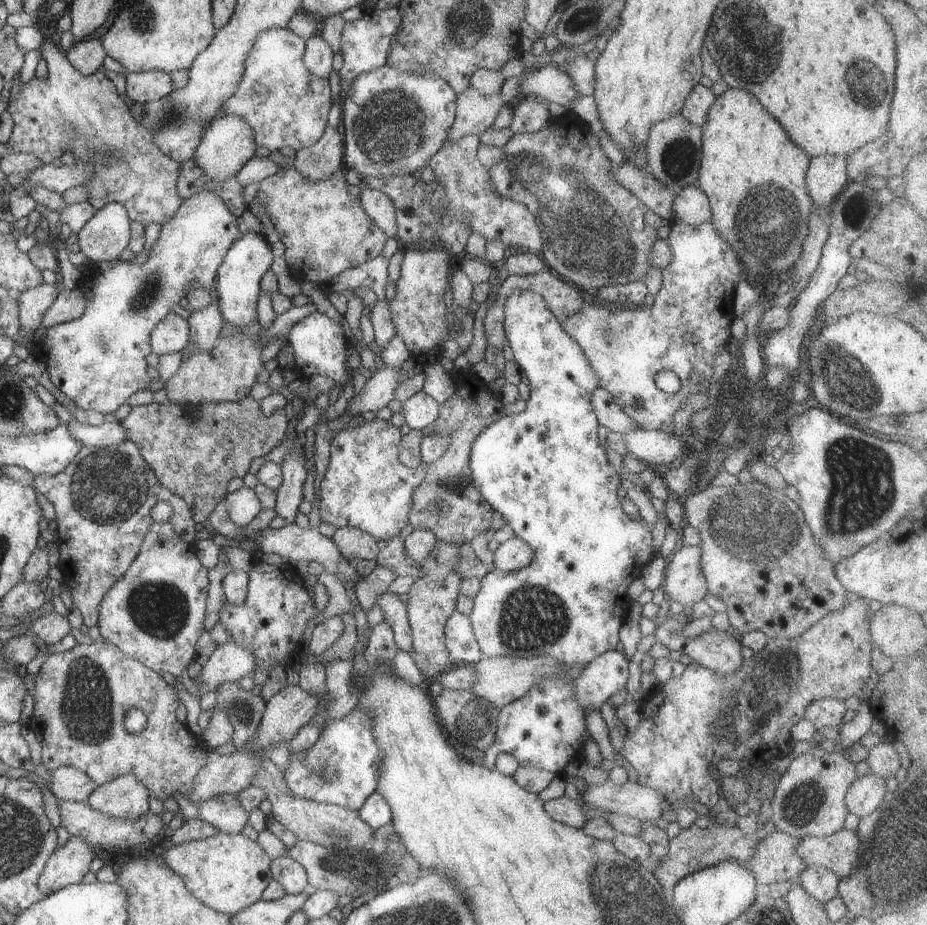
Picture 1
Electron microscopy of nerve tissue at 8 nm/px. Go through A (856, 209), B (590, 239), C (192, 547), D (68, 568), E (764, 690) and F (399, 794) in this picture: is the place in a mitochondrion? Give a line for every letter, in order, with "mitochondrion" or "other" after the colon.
A: mitochondrion
B: mitochondrion
C: other
D: other
E: mitochondrion
F: other

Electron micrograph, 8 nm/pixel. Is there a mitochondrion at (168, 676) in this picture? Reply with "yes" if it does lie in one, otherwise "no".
no

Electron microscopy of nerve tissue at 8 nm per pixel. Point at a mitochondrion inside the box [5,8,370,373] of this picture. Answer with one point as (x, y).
(78, 135)

